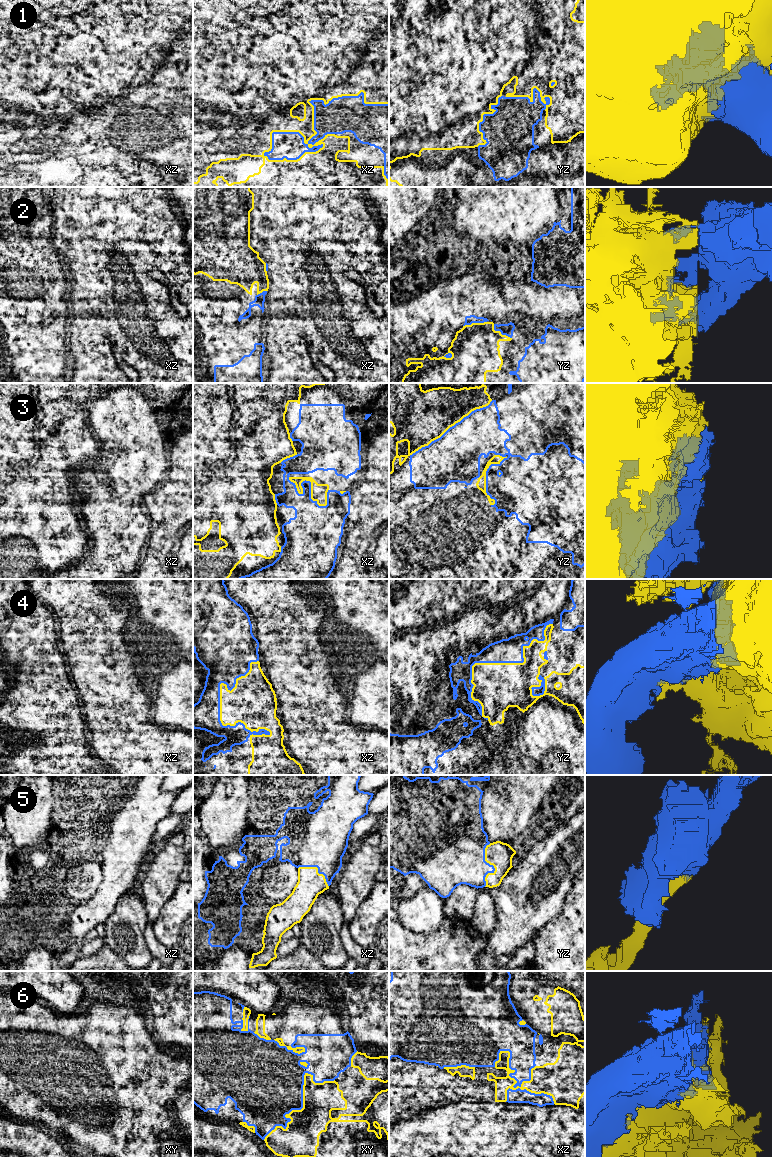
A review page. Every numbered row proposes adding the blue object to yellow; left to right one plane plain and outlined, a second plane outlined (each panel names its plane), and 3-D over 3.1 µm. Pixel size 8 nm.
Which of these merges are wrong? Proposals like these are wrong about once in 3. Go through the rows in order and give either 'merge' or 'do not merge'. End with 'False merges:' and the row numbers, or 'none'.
1: merge
2: merge
3: do not merge
4: merge
5: merge
6: do not merge
False merges: 3, 6

